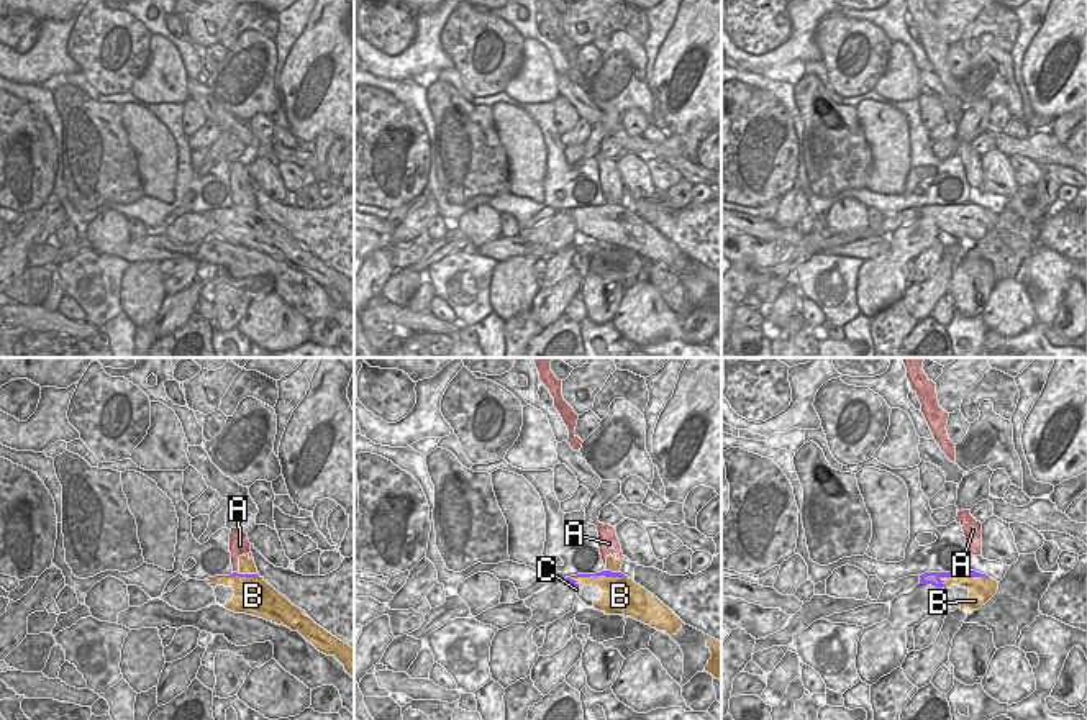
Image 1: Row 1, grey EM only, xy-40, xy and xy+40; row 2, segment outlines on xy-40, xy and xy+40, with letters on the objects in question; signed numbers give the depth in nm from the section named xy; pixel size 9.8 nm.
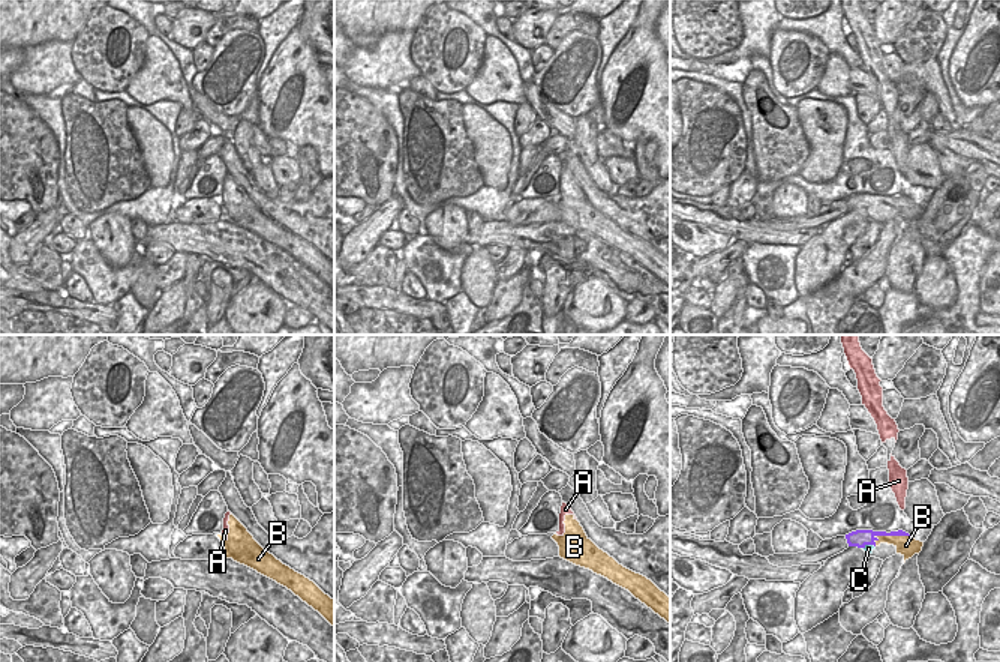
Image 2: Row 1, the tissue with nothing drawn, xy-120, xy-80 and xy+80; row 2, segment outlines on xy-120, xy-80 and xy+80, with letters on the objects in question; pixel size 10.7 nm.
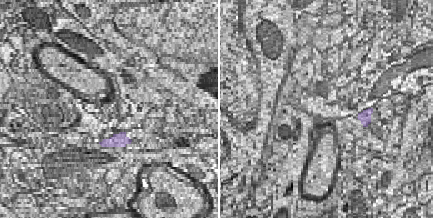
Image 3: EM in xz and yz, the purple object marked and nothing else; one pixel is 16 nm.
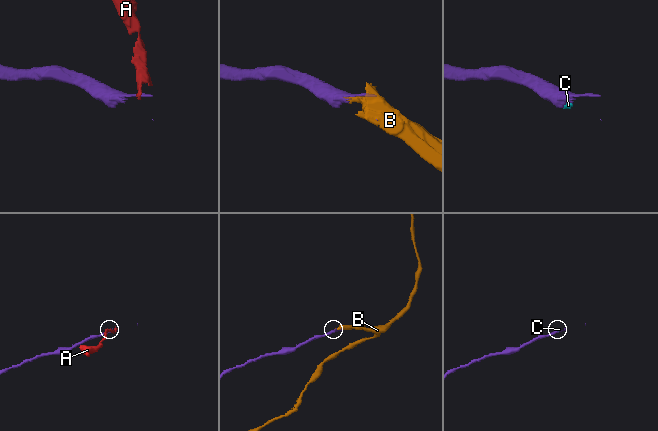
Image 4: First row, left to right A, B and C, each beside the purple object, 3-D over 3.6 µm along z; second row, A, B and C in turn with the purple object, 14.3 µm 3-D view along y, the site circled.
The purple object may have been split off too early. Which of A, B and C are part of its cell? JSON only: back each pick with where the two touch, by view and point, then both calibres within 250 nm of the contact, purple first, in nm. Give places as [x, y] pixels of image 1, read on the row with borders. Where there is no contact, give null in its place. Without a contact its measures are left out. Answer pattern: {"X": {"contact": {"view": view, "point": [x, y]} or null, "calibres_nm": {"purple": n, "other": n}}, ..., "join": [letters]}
{"join": []}

